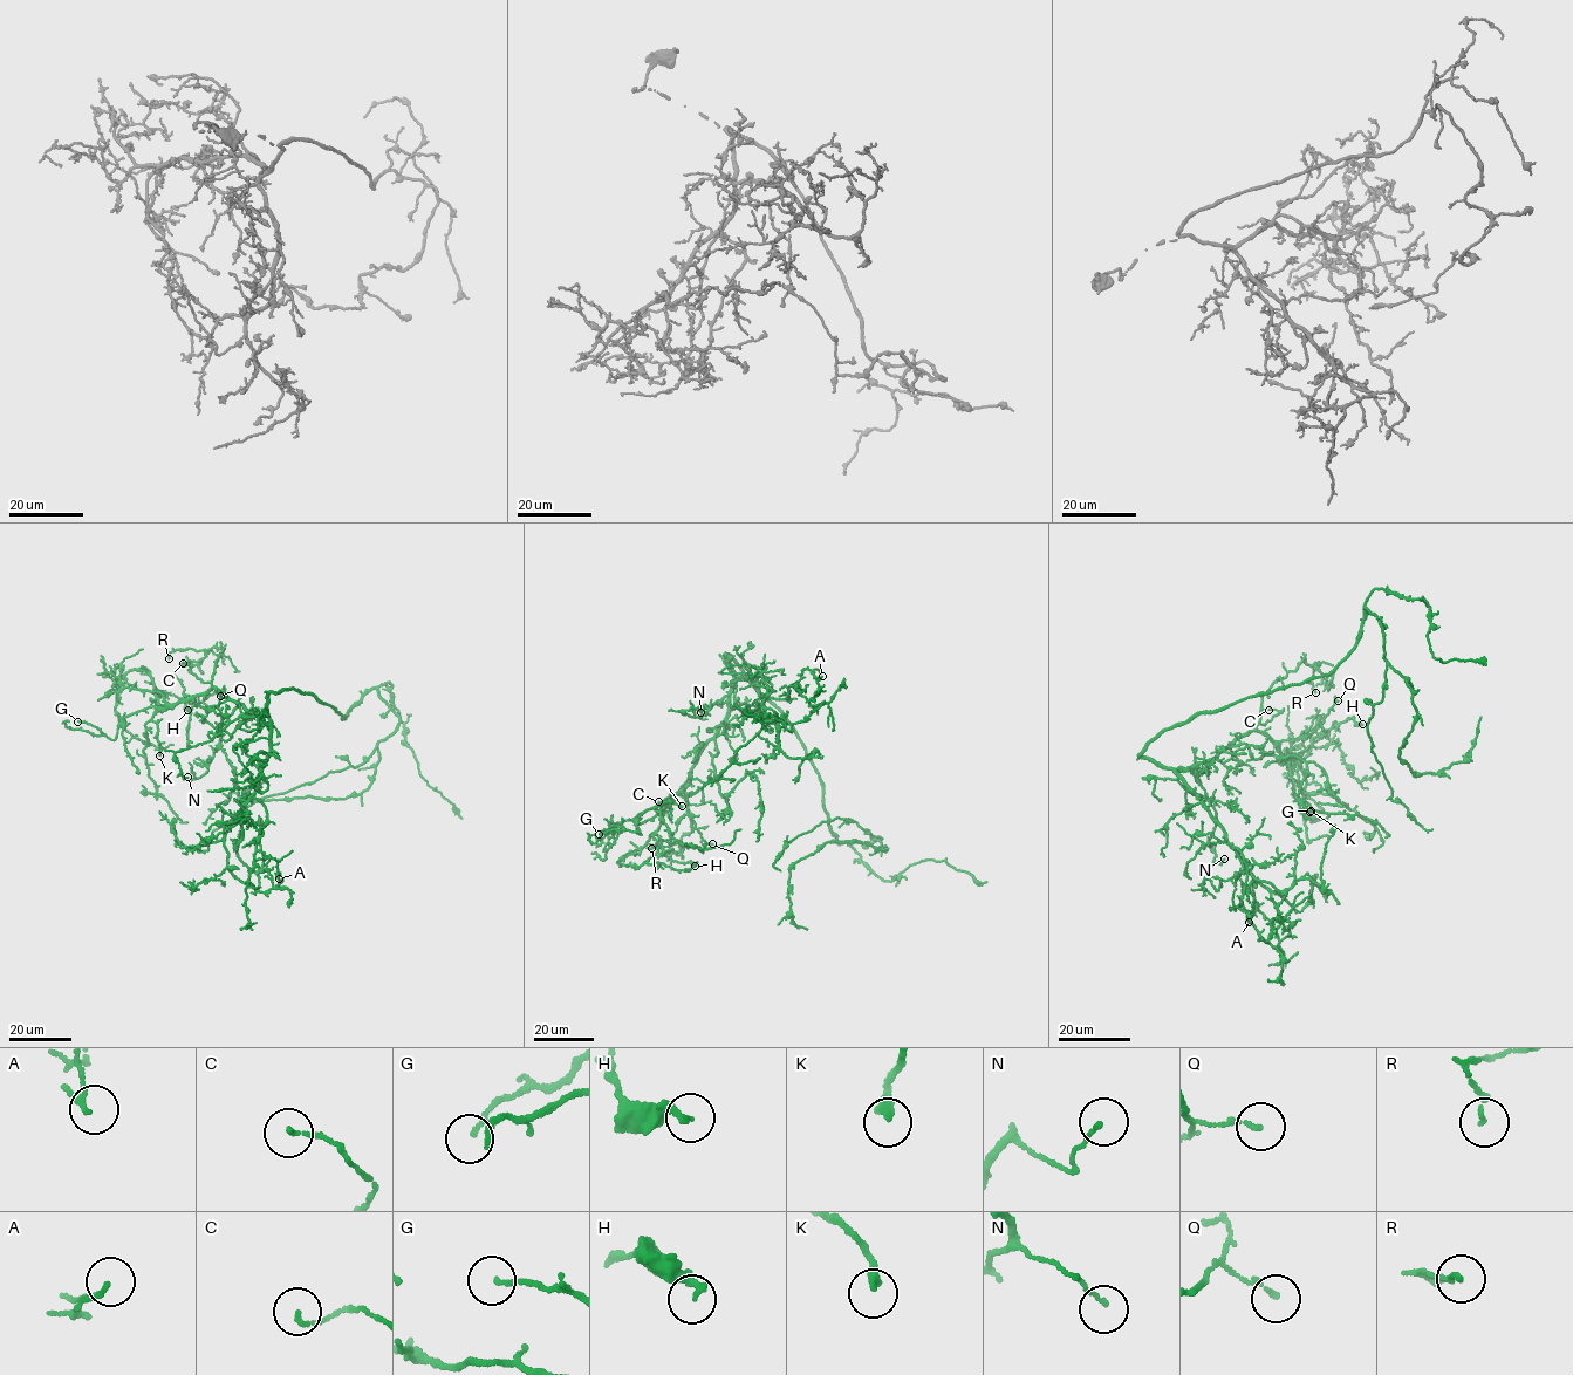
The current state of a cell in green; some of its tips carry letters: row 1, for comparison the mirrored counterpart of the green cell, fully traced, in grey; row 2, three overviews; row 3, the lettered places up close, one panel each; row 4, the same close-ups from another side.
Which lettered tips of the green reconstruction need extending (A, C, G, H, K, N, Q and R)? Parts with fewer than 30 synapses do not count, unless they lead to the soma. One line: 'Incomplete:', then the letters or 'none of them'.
Incomplete: none of them

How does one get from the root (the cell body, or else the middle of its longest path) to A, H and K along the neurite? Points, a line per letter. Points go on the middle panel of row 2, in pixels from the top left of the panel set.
A: (786, 719), (724, 656), (732, 674), (756, 684), (766, 699), (788, 698), (788, 688), (805, 669), (822, 676)
H: (786, 719), (724, 656), (733, 677), (725, 720), (690, 782), (667, 801), (655, 833), (660, 853), (695, 866)
K: (786, 719), (726, 654), (733, 685), (725, 720), (699, 753), (690, 782), (658, 811), (668, 800), (682, 806)

